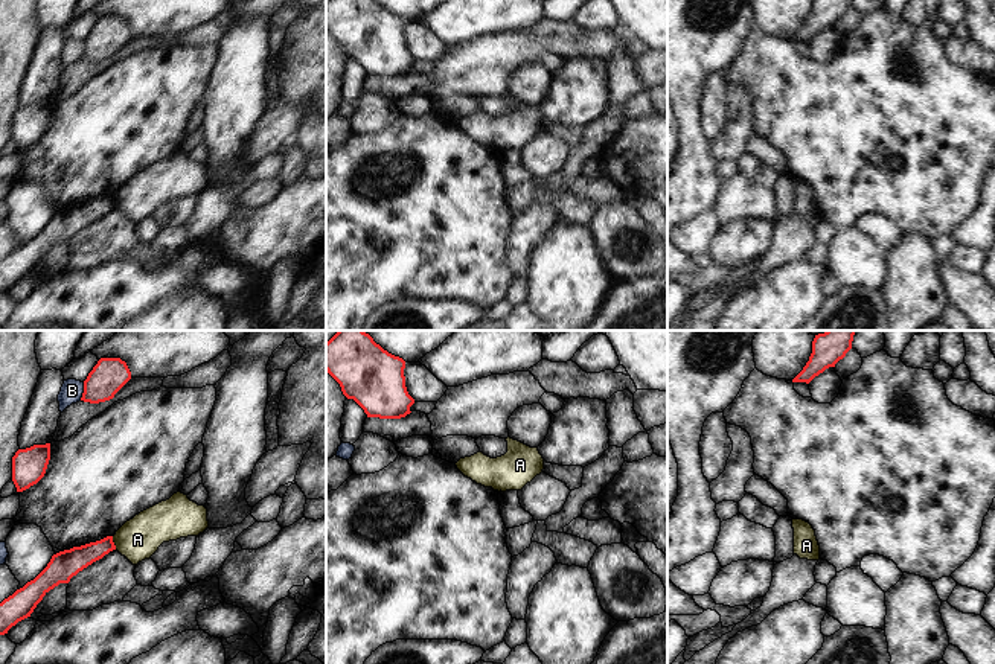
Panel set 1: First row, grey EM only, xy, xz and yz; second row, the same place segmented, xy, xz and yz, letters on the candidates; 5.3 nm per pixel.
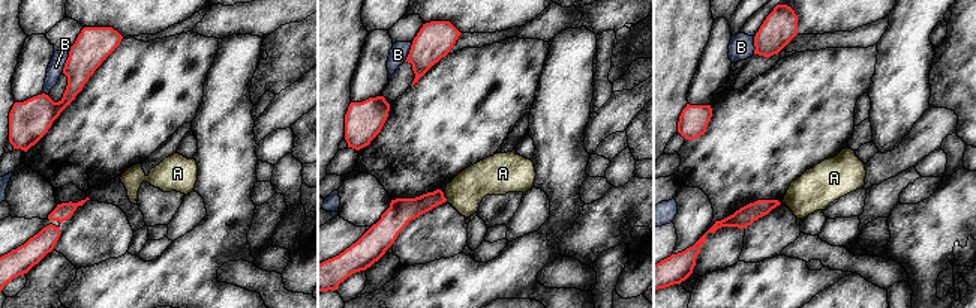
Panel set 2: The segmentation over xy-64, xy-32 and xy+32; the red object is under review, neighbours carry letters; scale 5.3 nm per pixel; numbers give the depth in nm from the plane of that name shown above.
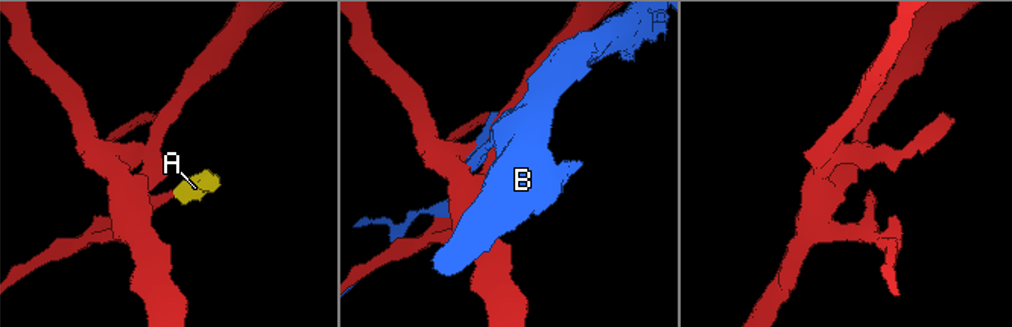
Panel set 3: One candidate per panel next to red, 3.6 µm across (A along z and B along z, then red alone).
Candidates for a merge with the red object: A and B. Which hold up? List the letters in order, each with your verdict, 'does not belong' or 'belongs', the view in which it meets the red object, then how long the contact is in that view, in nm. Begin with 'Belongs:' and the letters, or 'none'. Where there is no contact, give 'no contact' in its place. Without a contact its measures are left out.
Belongs: none
A: does not belong; contact in xy; length 80 nm
B: does not belong; contact in xy; length 100 nm

